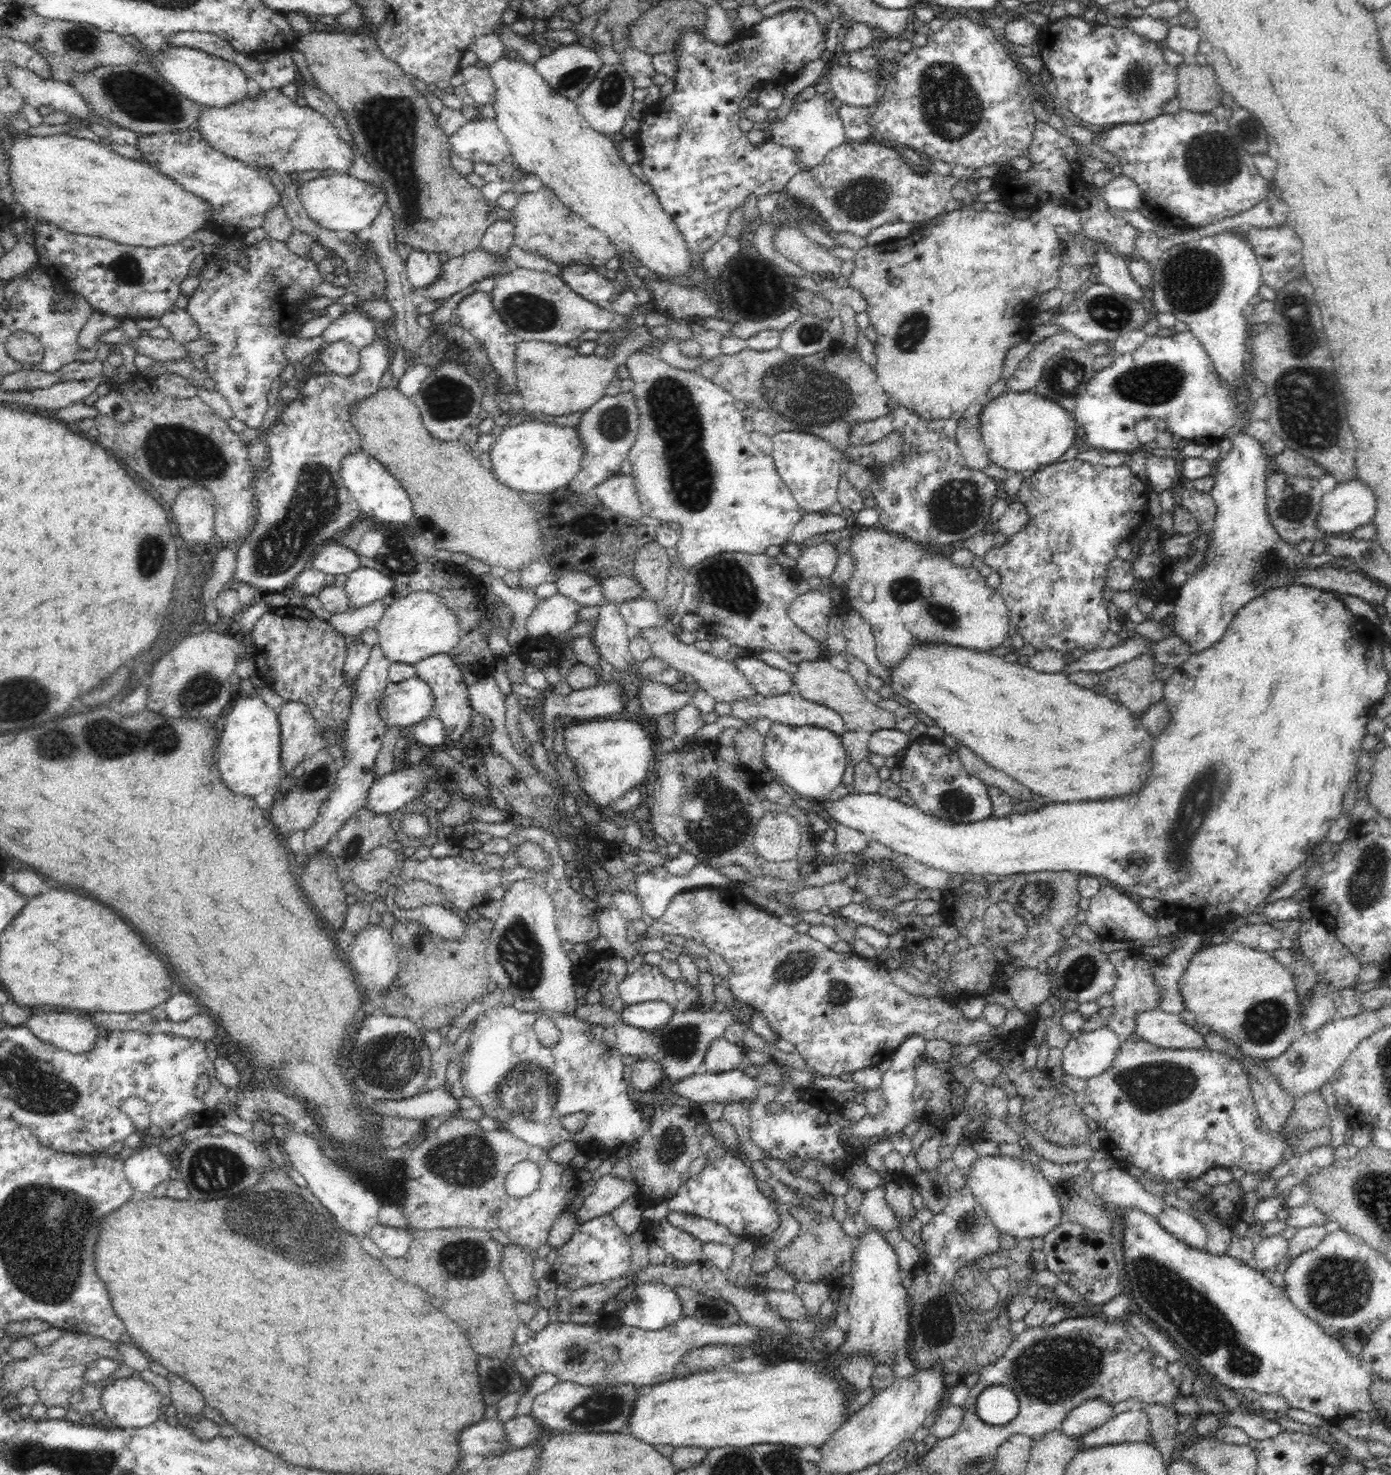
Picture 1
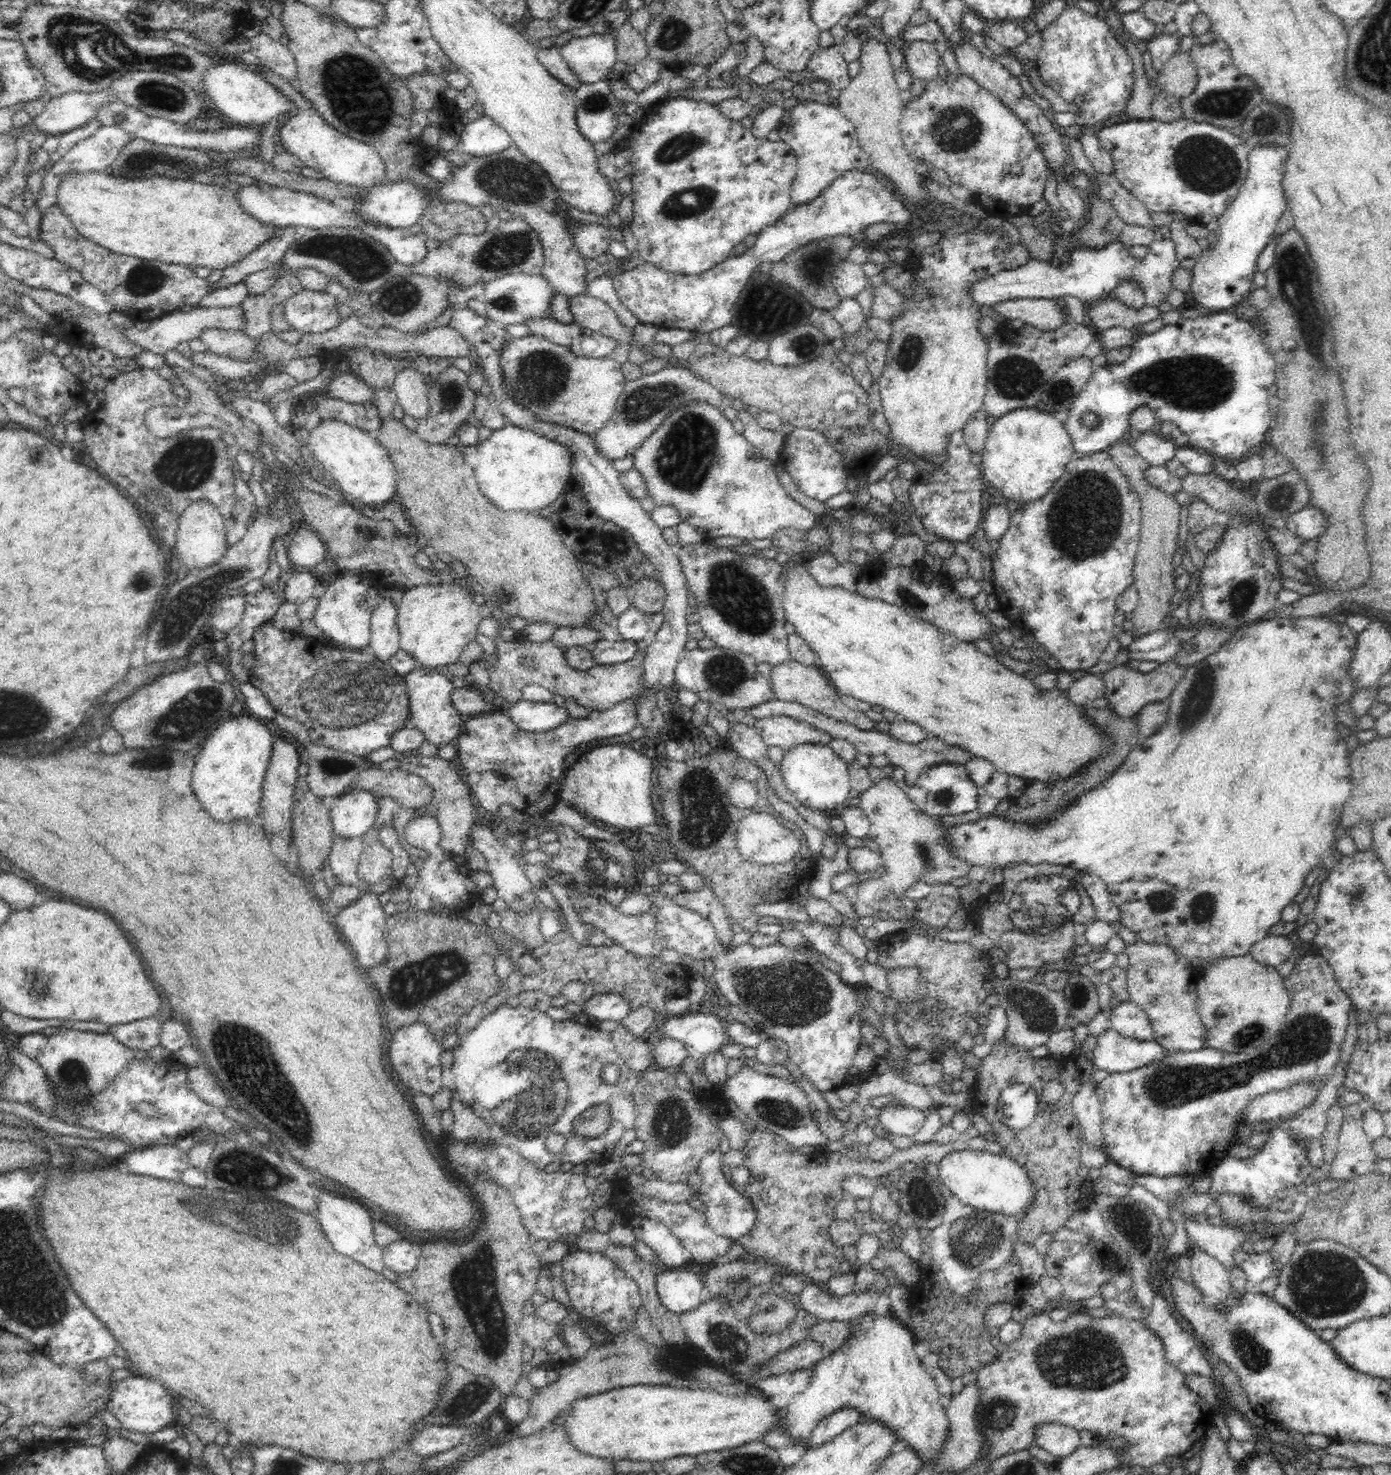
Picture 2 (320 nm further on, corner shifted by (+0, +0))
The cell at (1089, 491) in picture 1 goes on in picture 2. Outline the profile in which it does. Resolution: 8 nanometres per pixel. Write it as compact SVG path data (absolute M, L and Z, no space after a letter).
M1106 451L1084 455L1083 458L1071 460L1065 467L1064 475L1052 486L1040 500L1034 502L1020 502L1016 512L1012 514L1008 530L998 539L999 548L991 552L992 564L991 580L994 594L999 602L996 610L1004 614L1018 627L1024 628L1030 638L1044 646L1049 656L1056 658L1061 664L1061 671L1087 670L1098 664L1100 655L1104 652L1114 628L1114 616L1117 614L1116 600L1126 588L1133 584L1135 558L1139 549L1139 532L1141 531L1141 502L1138 495L1130 489L1128 479L1118 471L1118 466Z

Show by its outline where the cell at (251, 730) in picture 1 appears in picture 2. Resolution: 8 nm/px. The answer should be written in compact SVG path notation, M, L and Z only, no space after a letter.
M244 713L239 718L222 720L205 738L194 766L192 790L214 820L224 823L250 821L260 814L263 784L276 735L268 723Z

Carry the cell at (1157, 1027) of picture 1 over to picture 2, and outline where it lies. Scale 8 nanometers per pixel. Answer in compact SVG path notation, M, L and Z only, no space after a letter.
M1122 1001L1112 1009L1109 1028L1126 1038L1155 1040L1154 1031L1146 1012L1135 1002Z

